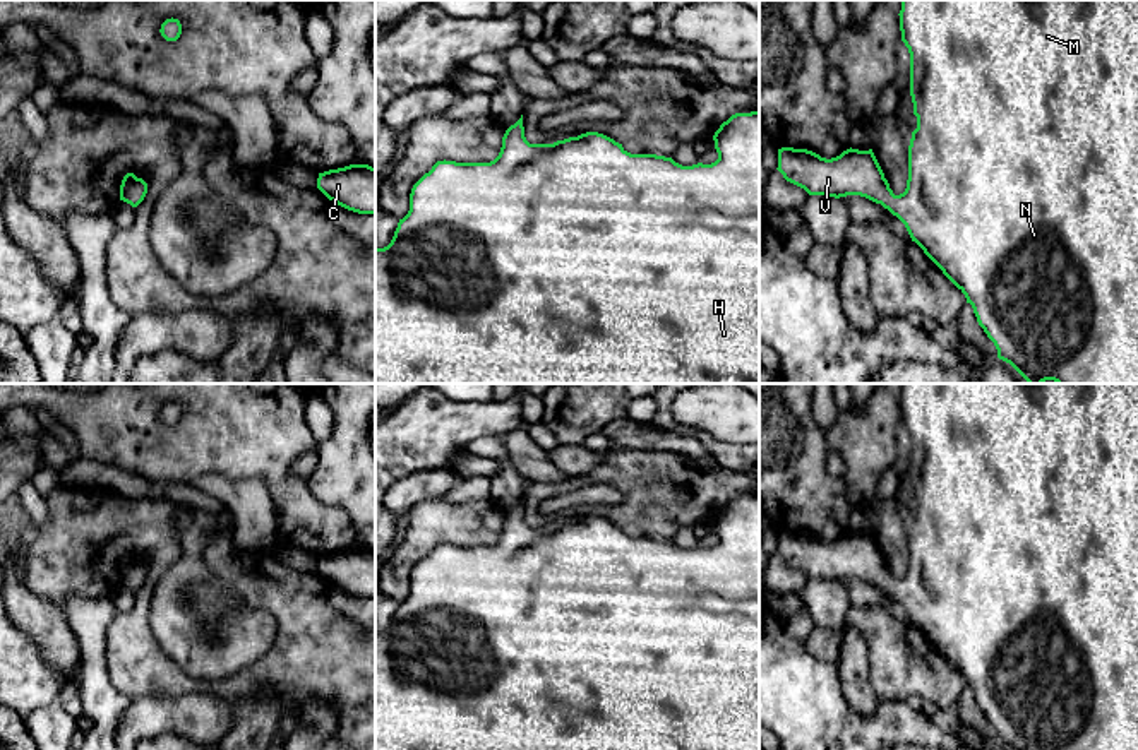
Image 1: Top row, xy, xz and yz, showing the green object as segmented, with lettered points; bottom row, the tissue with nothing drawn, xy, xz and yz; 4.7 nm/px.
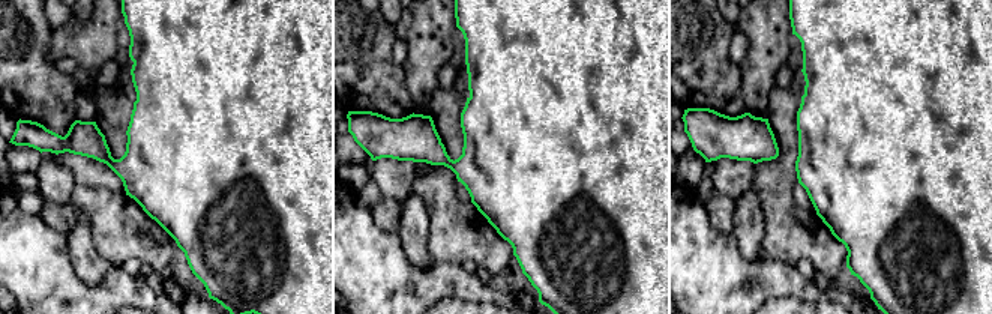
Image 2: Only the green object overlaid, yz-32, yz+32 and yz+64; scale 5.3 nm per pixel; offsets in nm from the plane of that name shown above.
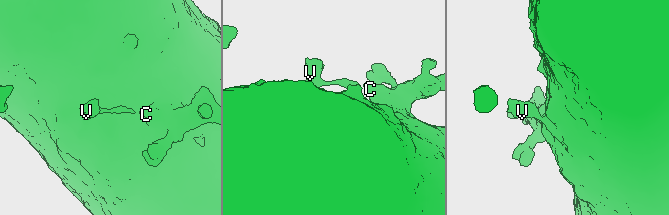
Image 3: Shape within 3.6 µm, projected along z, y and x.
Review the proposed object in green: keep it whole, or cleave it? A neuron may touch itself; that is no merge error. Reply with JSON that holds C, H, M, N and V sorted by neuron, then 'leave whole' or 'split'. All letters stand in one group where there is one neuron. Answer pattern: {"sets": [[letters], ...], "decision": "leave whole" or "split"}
{"sets": [["C", "H", "M", "N", "V"]], "decision": "leave whole"}

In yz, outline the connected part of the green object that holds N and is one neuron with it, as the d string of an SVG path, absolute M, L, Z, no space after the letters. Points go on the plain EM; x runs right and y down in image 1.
M901 384L900 394L901 425L910 437L910 479L917 512L908 529L908 563L903 577L895 579L872 536L847 533L840 539L826 543L807 533L778 533L778 555L783 562L809 579L847 580L860 579L881 587L907 611L912 625L943 654L943 658L965 678L972 688L979 709L997 733L997 741L1011 750L1138 750L1138 384Z

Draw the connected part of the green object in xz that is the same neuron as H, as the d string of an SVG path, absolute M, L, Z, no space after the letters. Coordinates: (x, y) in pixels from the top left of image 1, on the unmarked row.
M759 495L735 497L713 519L718 543L711 548L682 550L672 541L631 538L622 527L586 515L554 527L530 527L523 498L511 509L499 539L490 546L437 545L411 572L410 594L399 603L391 627L375 632L375 750L759 750Z

